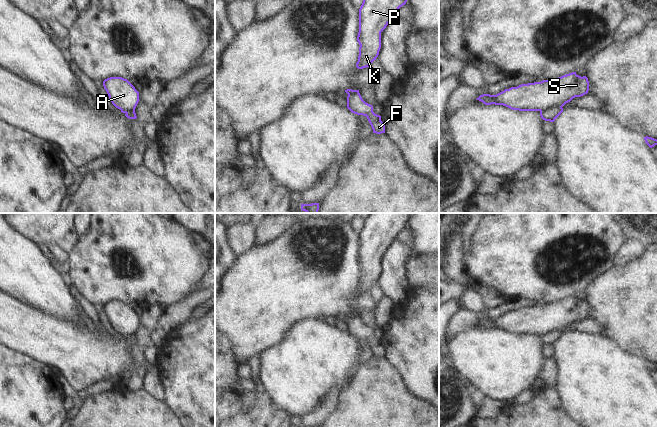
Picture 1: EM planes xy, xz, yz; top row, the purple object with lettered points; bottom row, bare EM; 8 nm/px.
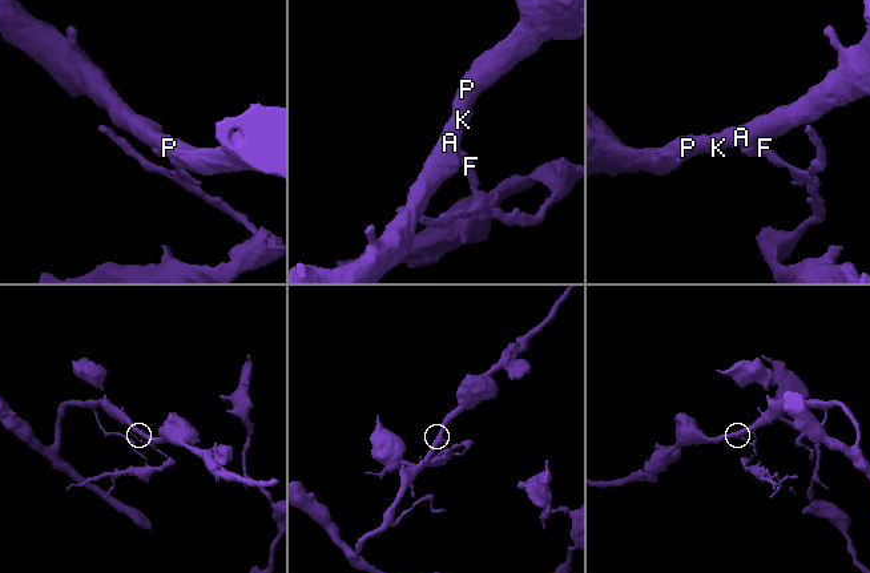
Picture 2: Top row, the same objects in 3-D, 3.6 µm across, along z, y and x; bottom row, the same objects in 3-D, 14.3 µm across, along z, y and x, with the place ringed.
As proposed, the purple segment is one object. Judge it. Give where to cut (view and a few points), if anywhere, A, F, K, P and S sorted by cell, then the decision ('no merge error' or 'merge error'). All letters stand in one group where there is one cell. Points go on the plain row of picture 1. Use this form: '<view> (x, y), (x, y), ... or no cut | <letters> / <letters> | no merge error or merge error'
yz (561, 330), (548, 331), (540, 336) | A K P S / F | merge error

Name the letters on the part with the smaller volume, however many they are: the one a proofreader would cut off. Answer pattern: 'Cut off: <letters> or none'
Cut off: F

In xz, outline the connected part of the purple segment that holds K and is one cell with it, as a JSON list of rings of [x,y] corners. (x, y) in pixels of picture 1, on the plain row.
[[[370,213],[359,233],[360,269],[356,287],[358,293],[369,291],[381,273],[381,256],[386,252],[396,235],[406,228],[412,213]]]

